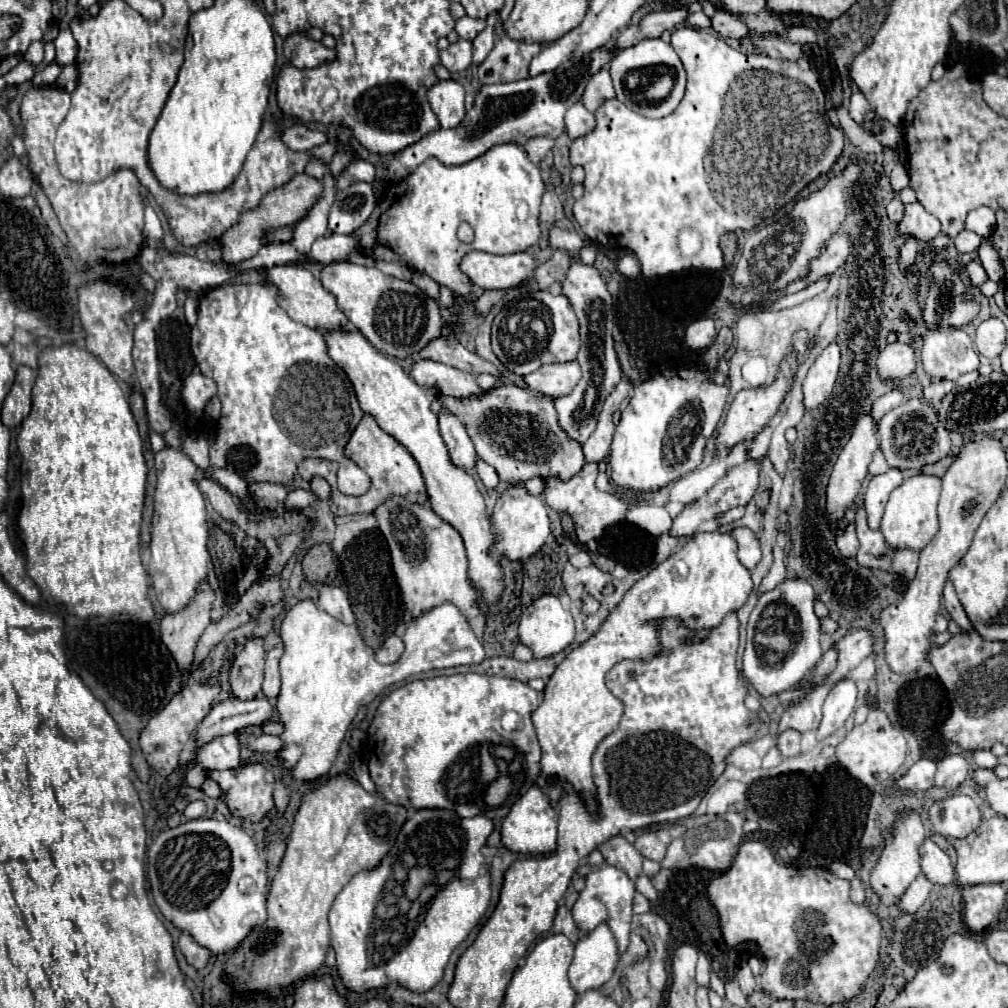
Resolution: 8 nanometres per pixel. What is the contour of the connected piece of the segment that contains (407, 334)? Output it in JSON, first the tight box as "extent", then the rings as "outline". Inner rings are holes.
{"extent":[322,260,440,358],"outline":[[[332,260],[322,266],[322,286],[334,294],[338,308],[346,312],[346,318],[384,354],[394,358],[414,358],[434,338],[440,336],[440,310],[436,300],[428,298],[412,282],[398,280],[382,274],[378,268],[352,264],[348,260]]]}

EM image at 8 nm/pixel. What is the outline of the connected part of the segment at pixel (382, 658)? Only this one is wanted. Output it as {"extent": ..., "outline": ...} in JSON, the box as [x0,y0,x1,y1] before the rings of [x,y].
{"extent":[376,636,404,664],"outline":[[[388,636],[386,638],[386,642],[376,650],[376,660],[380,662],[380,664],[392,664],[392,662],[396,662],[398,658],[400,658],[400,654],[404,652],[404,642],[402,642],[402,638],[398,638],[398,636]]]}

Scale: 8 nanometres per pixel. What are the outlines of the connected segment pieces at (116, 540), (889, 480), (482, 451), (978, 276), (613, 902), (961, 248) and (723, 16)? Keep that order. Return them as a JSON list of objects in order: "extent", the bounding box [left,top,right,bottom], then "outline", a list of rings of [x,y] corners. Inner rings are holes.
[{"extent":[18,344,154,622],"outline":[[[68,344],[60,348],[46,348],[40,354],[40,368],[38,378],[32,388],[32,410],[22,422],[20,434],[18,434],[18,450],[22,454],[20,474],[22,474],[22,508],[18,514],[18,532],[24,542],[26,550],[26,572],[28,576],[38,584],[42,596],[50,604],[64,606],[70,614],[76,614],[80,618],[92,618],[102,616],[112,620],[114,616],[130,616],[134,622],[152,622],[154,620],[154,604],[148,596],[148,572],[142,564],[142,548],[140,548],[140,524],[142,524],[142,510],[144,510],[144,488],[146,488],[146,462],[142,456],[142,440],[138,434],[138,426],[132,418],[128,396],[122,390],[116,376],[98,360],[94,354],[88,354],[86,350]]]},{"extent":[864,470,902,530],"outline":[[[890,470],[890,472],[874,476],[870,480],[866,494],[864,494],[864,508],[866,508],[866,516],[868,516],[868,526],[872,530],[876,530],[880,526],[880,518],[882,518],[886,500],[890,496],[890,492],[900,484],[902,484],[900,470]]]},{"extent":[430,386,584,486],"outline":[[[496,386],[482,392],[480,396],[436,396],[432,398],[430,408],[434,408],[434,414],[450,412],[454,416],[460,416],[468,436],[474,442],[478,458],[490,464],[498,472],[502,482],[508,482],[512,486],[536,476],[560,476],[568,480],[584,466],[582,448],[558,426],[552,400],[528,388]]]},{"extent":[960,260,988,286],"outline":[[[970,260],[970,262],[962,264],[960,272],[962,272],[962,276],[966,276],[966,280],[968,280],[970,286],[982,286],[988,280],[986,270],[982,268],[982,264],[978,260]]]},{"extent":[572,866,636,954],"outline":[[[602,866],[598,870],[592,870],[586,876],[586,886],[580,892],[572,914],[574,914],[574,922],[578,924],[578,930],[582,934],[592,932],[598,924],[606,922],[608,928],[612,930],[616,944],[618,944],[618,954],[624,954],[630,942],[630,922],[632,922],[632,896],[634,896],[636,888],[634,882],[626,876],[626,872],[622,872],[620,868],[614,866]]]},{"extent":[954,230,982,252],"outline":[[[962,230],[956,238],[954,238],[954,246],[956,246],[956,250],[958,252],[976,252],[978,250],[978,246],[980,246],[980,242],[982,242],[982,238],[978,236],[978,234],[974,234],[974,232],[970,232],[970,230]]]},{"extent":[712,10,750,38],"outline":[[[716,10],[714,18],[712,18],[712,28],[724,36],[724,38],[746,38],[750,34],[750,28],[746,28],[746,24],[742,24],[742,20],[738,20],[736,16],[732,16],[726,10]]]}]

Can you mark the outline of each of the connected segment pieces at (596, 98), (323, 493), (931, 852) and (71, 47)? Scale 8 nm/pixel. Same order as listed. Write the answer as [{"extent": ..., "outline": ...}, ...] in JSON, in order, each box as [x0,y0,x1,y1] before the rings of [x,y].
[{"extent":[582,66,614,112],"outline":[[[604,66],[598,74],[594,74],[582,94],[582,104],[590,110],[596,112],[600,108],[602,102],[614,98],[614,86],[612,86],[612,78],[608,74],[608,68]]]},{"extent":[310,478,330,500],"outline":[[[314,478],[310,482],[310,488],[312,488],[312,492],[316,494],[318,500],[328,500],[330,498],[330,484],[324,478]]]},{"extent":[922,838,954,884],"outline":[[[930,838],[922,842],[922,872],[936,884],[954,882],[954,868],[948,854]]]},{"extent":[54,30,78,66],"outline":[[[62,30],[58,34],[58,38],[54,40],[54,46],[56,46],[56,60],[54,60],[56,64],[60,64],[60,66],[74,64],[78,46],[76,46],[76,40],[74,40],[70,30]]]}]

